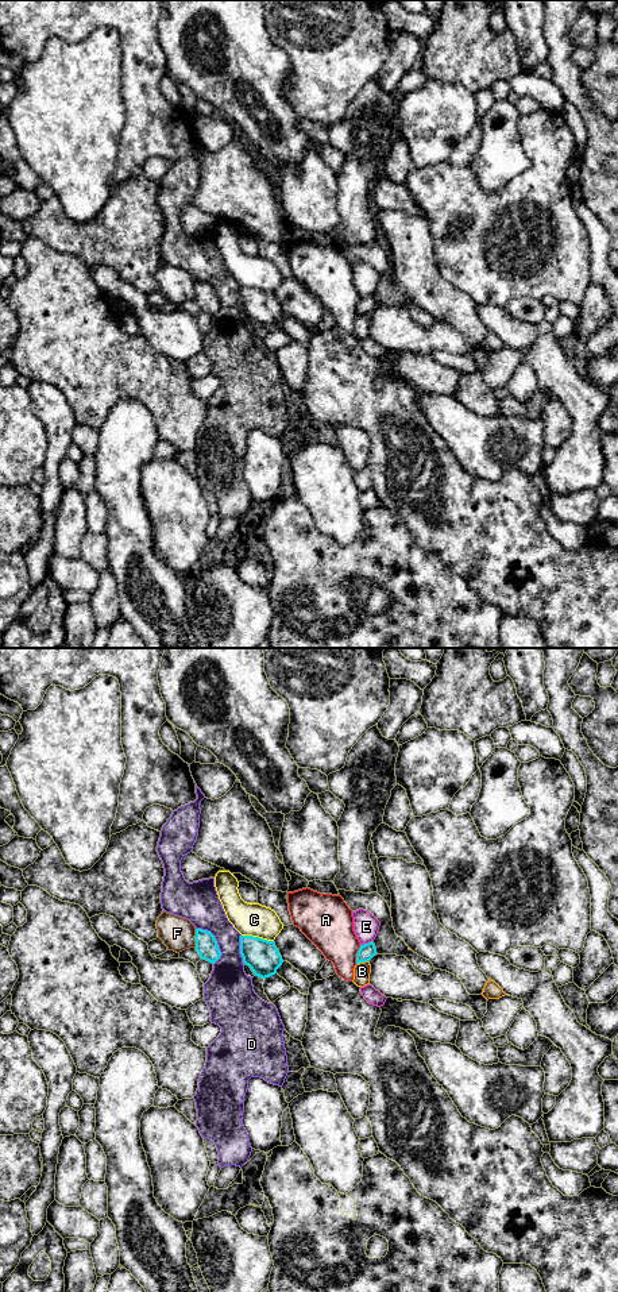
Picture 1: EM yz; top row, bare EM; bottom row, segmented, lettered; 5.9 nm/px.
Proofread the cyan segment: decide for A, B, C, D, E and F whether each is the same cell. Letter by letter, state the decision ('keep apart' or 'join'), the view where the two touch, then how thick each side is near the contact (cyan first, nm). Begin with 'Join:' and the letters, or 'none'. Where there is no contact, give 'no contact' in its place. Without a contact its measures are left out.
Join: none
A: keep apart; meets cyan in yz; 100 nm thick on the cyan side, 300 nm on the other
B: keep apart; meets cyan in yz; 100 nm thick on the cyan side, 100 nm on the other
C: keep apart; meets cyan in yz; 200 nm thick on the cyan side, 190 nm on the other
D: keep apart; meets cyan in yz; 130 nm thick on the cyan side, 240 nm on the other
E: keep apart; meets cyan in yz; 100 nm thick on the cyan side, 150 nm on the other
F: keep apart; meets cyan in yz; 130 nm thick on the cyan side, 200 nm on the other

